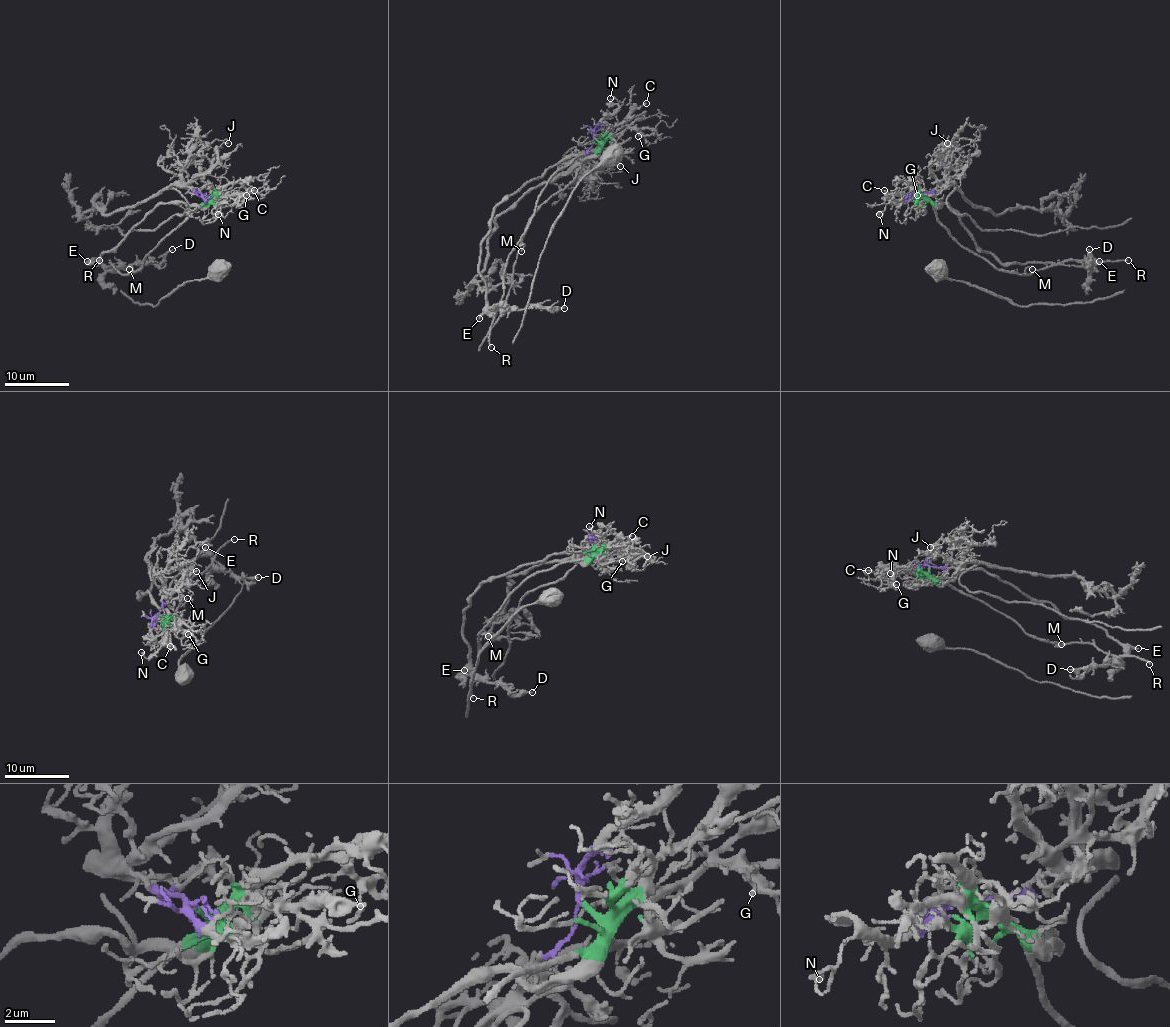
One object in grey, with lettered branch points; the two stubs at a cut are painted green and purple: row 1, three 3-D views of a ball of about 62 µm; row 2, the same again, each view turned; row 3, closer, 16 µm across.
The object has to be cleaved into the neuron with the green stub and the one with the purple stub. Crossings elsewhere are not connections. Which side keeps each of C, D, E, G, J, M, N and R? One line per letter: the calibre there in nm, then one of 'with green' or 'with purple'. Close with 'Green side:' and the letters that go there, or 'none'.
C: calibre 120 nm; with green
D: calibre 200 nm; with green
E: calibre 260 nm; with green
G: calibre 60 nm; with green
J: calibre 130 nm; with purple
M: calibre 110 nm; with green
N: calibre 120 nm; with purple
R: calibre 190 nm; with green
Green side: C, D, E, G, M, R

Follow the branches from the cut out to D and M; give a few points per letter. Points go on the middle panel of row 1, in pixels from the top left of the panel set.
D: (595, 139), (595, 151), (577, 155), (550, 180), (503, 275), (501, 306), (564, 307)
M: (595, 139), (595, 151), (577, 155), (550, 180), (520, 238), (520, 251)

